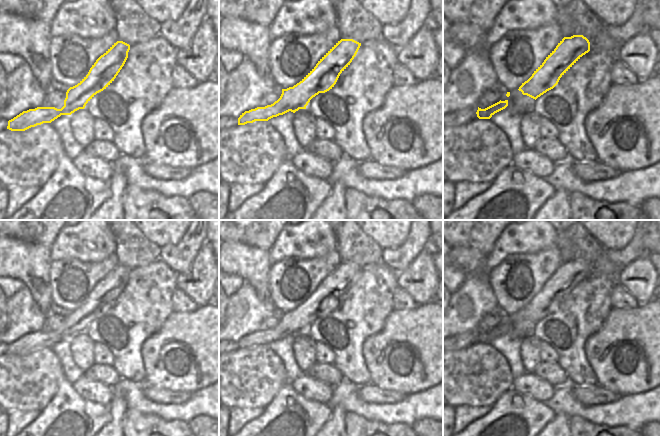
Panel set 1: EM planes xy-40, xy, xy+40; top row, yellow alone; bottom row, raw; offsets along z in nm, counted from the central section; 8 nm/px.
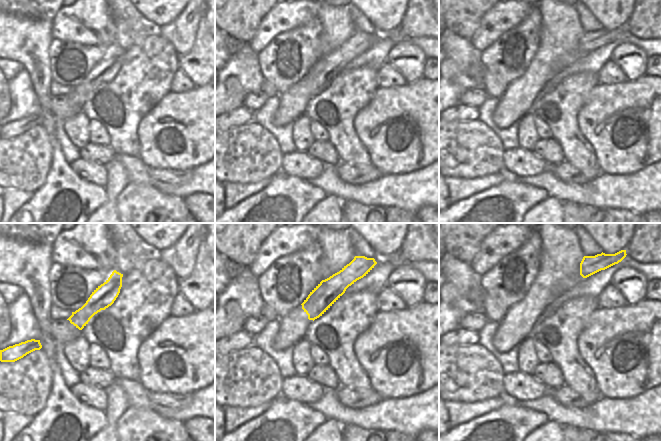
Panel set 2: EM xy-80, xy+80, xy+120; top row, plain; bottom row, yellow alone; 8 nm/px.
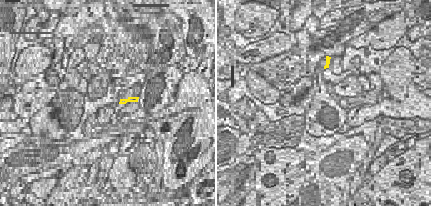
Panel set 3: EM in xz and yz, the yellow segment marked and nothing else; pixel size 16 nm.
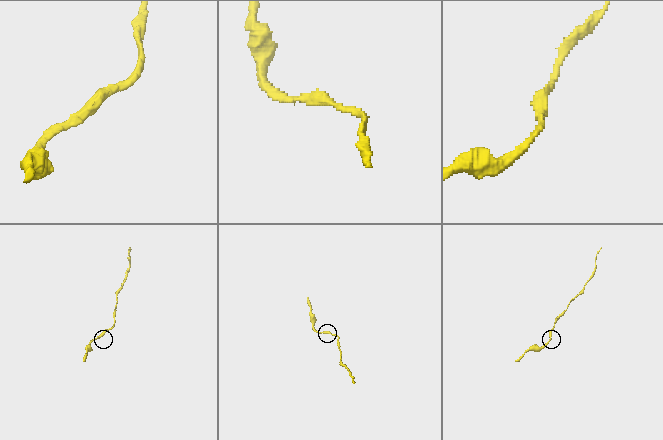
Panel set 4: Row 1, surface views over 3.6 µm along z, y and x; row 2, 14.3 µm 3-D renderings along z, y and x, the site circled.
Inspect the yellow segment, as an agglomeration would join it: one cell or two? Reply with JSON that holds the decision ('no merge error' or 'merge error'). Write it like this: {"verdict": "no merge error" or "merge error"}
{"verdict": "no merge error"}

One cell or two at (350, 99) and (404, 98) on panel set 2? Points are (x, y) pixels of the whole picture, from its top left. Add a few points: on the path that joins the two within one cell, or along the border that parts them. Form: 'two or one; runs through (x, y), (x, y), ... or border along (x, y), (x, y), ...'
two; border along (378, 86), (372, 99), (355, 116)

